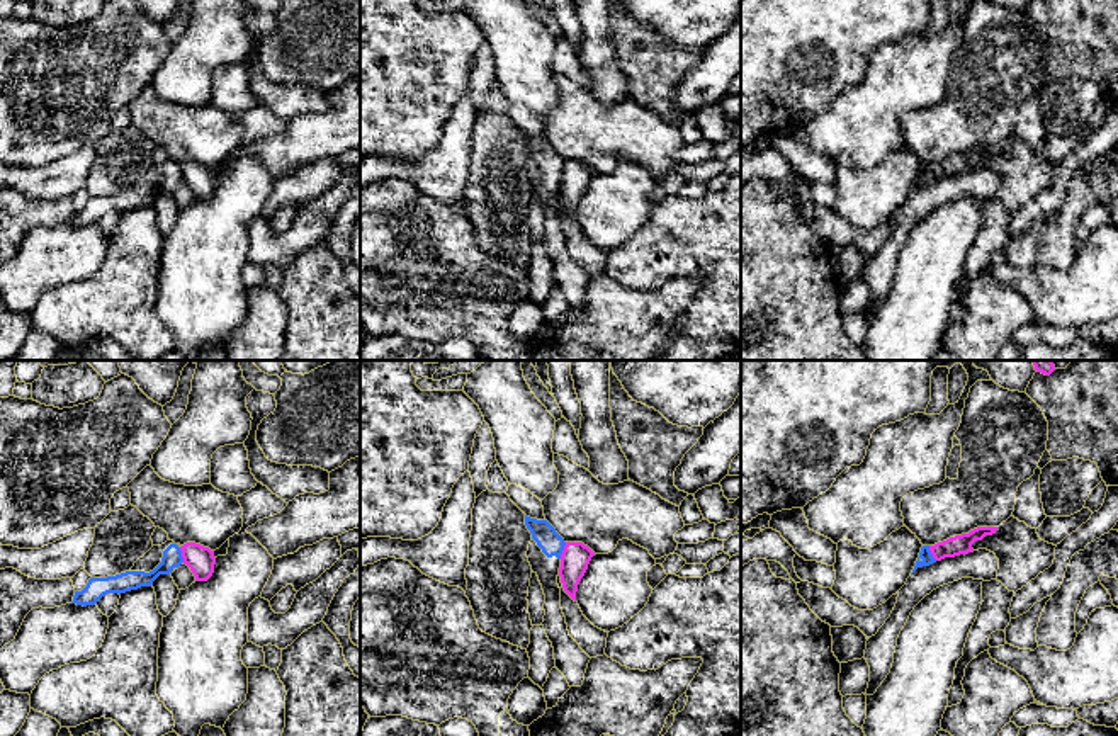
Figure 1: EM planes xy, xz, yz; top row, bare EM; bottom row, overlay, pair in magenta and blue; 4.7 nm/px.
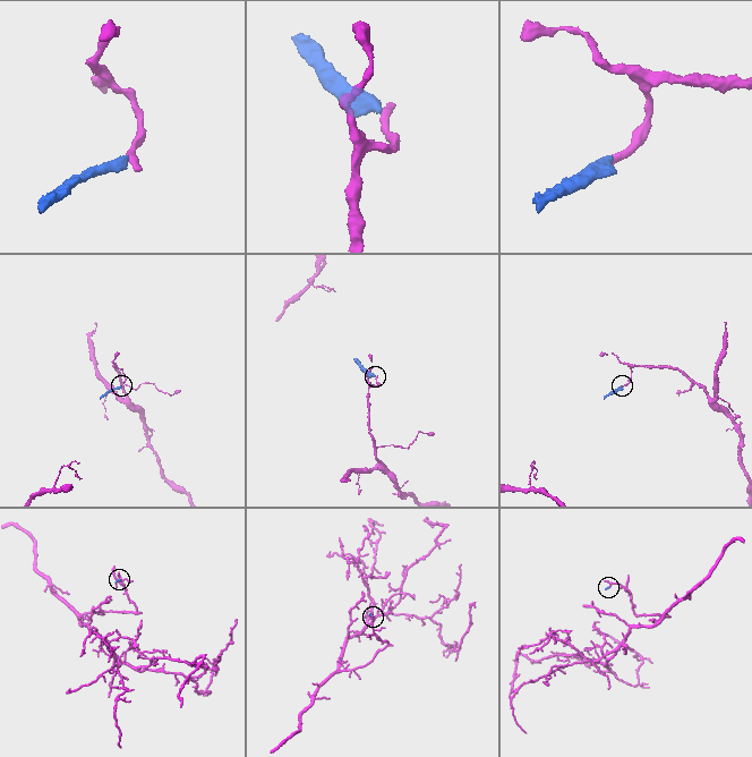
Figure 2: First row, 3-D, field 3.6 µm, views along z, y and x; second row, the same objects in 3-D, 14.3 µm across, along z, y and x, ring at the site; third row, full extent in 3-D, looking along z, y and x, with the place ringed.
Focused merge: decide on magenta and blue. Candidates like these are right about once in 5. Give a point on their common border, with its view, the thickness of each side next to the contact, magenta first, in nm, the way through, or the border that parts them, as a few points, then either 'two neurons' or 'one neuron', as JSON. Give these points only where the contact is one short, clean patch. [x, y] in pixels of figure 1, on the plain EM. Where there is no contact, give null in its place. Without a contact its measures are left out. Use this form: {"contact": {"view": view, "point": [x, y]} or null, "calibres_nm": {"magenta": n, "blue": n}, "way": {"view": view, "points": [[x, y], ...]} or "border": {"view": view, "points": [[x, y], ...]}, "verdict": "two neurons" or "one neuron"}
{"contact": {"view": "xz", "point": [563, 170]}, "calibres_nm": {"magenta": 140, "blue": 110}, "border": {"view": "xz", "points": [[566, 162], [559, 177]]}, "verdict": "two neurons"}

